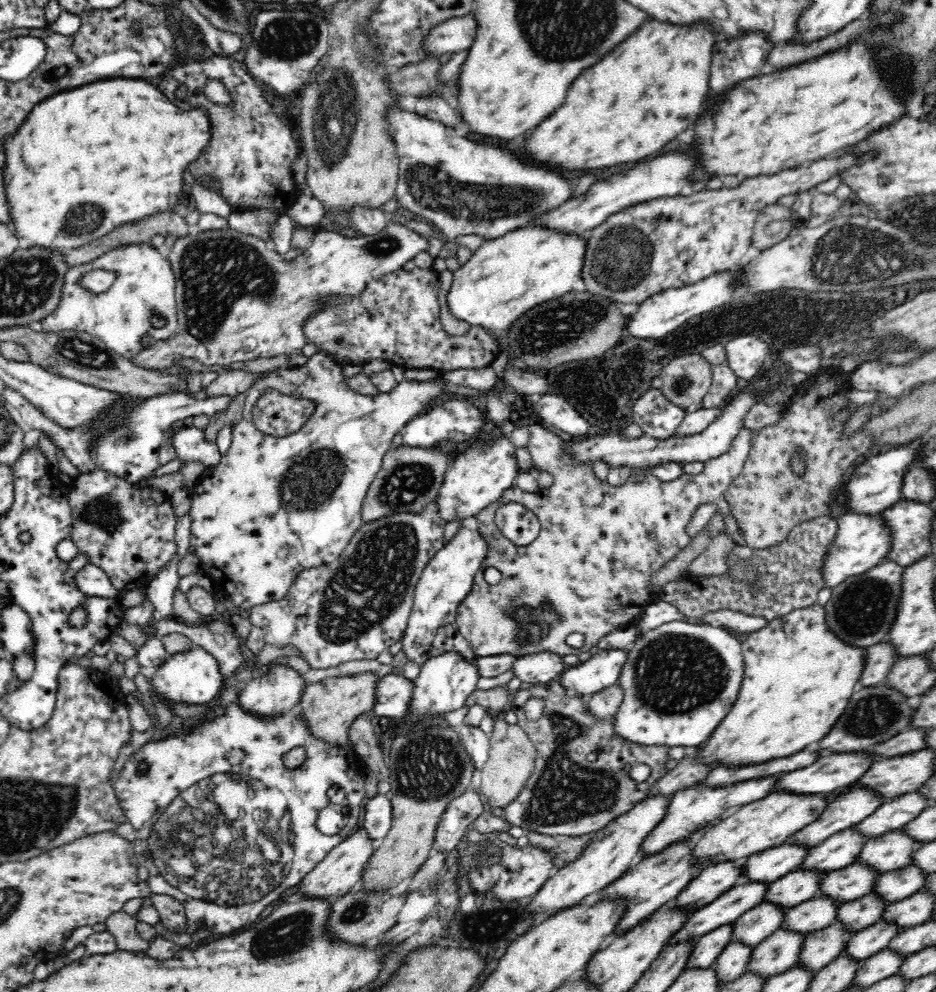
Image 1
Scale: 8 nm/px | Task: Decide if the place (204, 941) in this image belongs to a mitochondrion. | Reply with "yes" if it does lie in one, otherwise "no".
no

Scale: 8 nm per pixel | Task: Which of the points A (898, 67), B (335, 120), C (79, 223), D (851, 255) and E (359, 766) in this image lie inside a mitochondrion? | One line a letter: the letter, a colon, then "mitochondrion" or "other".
A: mitochondrion
B: mitochondrion
C: mitochondrion
D: mitochondrion
E: other

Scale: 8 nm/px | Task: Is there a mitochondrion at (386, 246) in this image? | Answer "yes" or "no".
yes

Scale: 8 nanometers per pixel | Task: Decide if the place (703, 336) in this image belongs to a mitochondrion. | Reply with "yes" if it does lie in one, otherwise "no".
no

